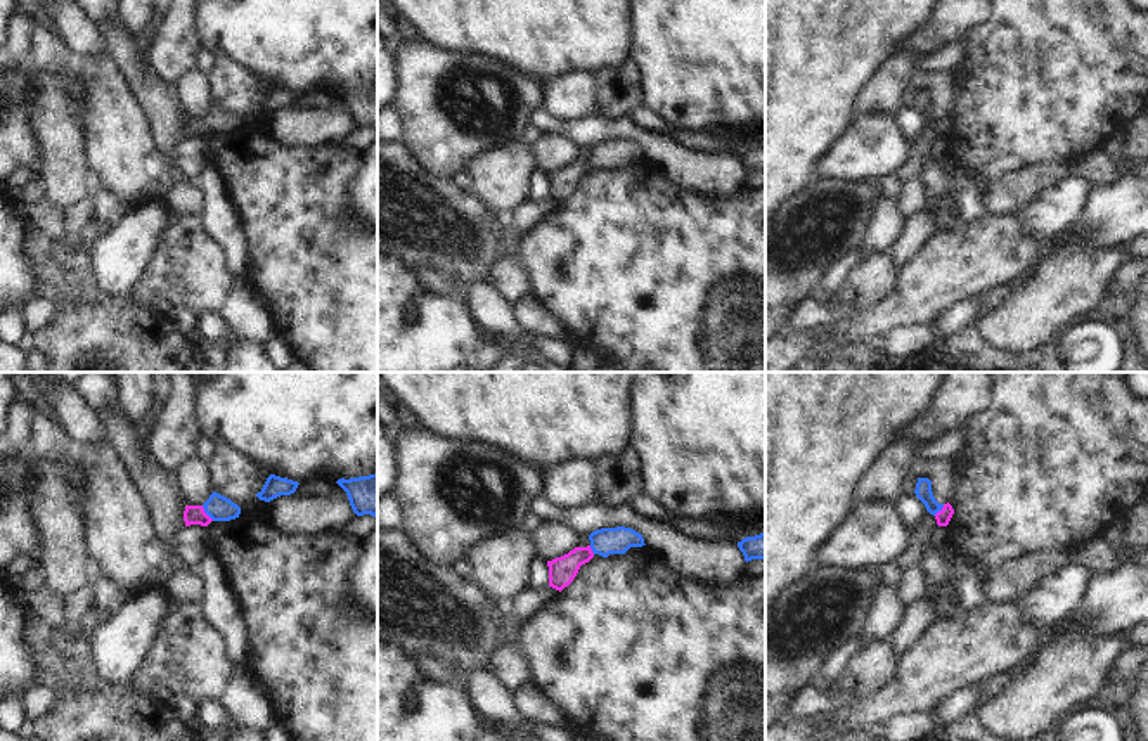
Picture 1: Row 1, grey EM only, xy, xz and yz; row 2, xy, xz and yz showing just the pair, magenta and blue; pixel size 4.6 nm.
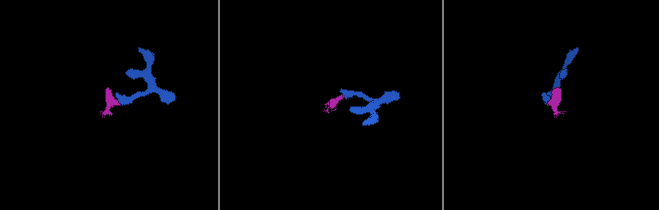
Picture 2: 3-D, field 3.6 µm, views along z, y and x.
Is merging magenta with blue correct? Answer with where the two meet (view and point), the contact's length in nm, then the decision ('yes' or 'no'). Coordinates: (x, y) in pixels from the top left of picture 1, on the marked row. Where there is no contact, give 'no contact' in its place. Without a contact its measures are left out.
xy (205, 513) | 90 nm | yes

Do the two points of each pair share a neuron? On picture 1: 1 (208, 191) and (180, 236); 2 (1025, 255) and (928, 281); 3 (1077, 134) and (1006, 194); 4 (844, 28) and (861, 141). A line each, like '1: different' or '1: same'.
1: different
2: same
3: different
4: different

